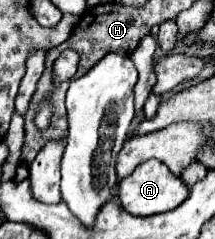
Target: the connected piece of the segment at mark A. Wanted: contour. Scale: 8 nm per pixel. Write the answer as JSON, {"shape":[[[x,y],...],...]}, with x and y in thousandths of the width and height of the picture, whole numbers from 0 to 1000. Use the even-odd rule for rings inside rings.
{"shape":[[[693,665],[637,690],[637,707],[600,741],[581,741],[553,766],[553,782],[563,782],[563,808],[553,808],[563,858],[628,900],[721,900],[721,891],[795,883],[823,858],[842,858],[879,816],[879,782],[842,757],[842,741],[805,732],[749,674],[721,674],[721,665]]]}

